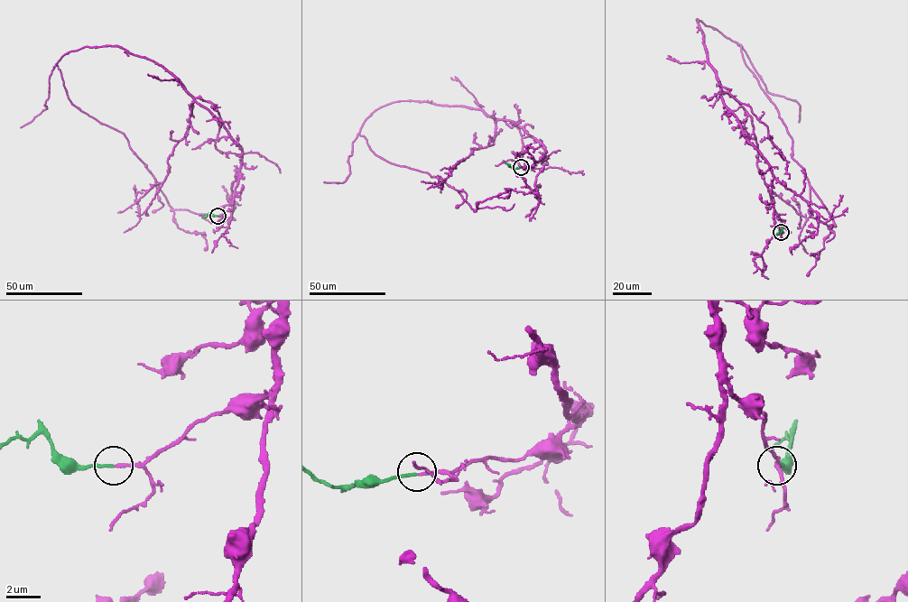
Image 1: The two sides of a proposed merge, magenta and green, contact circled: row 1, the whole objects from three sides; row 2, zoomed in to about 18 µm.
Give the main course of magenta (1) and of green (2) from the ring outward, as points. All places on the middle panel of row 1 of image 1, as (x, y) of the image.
1: (521, 167), (544, 147), (481, 110), (398, 101), (359, 132), (473, 209), (508, 189)
2: (521, 167), (512, 168), (504, 162)

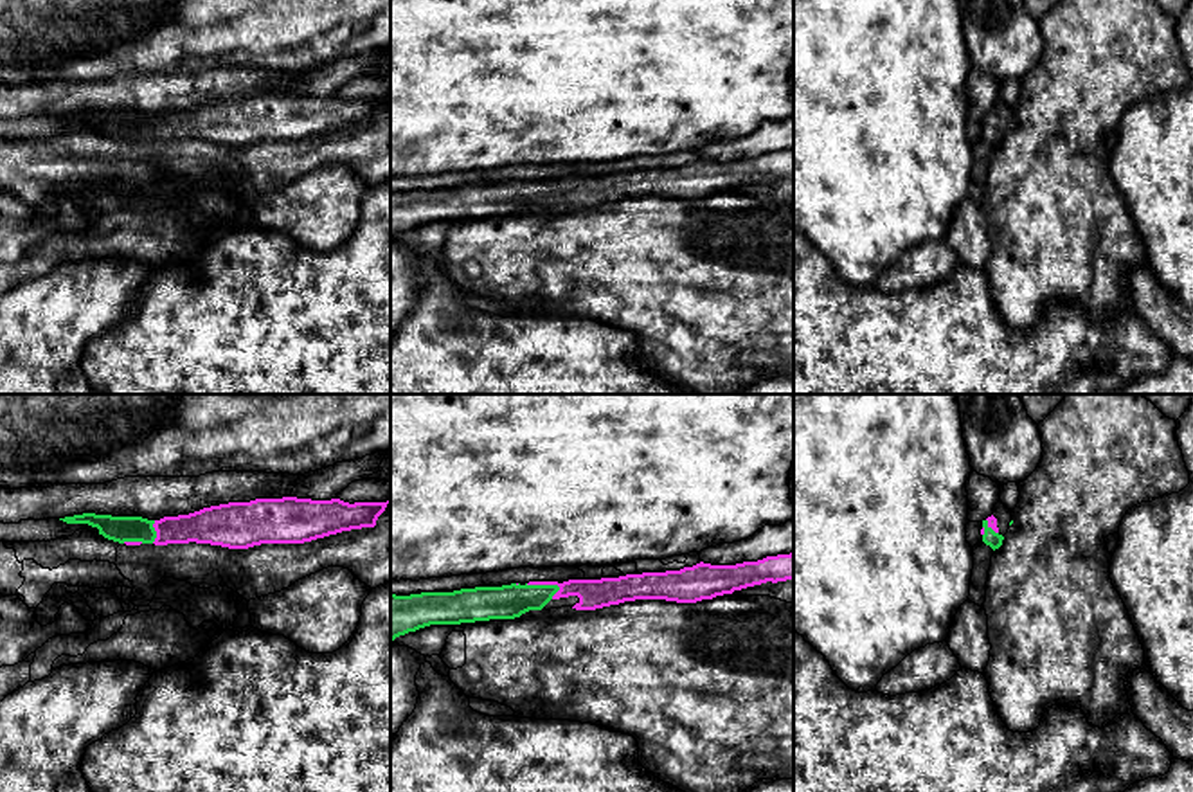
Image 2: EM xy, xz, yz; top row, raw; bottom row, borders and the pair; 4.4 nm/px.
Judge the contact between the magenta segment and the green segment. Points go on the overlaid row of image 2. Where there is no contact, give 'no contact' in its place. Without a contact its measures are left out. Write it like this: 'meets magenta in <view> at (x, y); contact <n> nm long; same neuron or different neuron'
meets magenta in xz at (544, 584); contact 160 nm long; same neuron

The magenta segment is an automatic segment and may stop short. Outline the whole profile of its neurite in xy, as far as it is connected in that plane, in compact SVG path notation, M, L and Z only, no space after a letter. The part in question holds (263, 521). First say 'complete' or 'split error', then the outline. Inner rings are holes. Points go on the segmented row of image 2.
split error | M283 497L229 502L160 520L95 513L59 520L88 524L104 538L126 545L196 542L248 549L261 544L304 544L342 531L374 527L387 504L389 500L349 504L340 499Z

